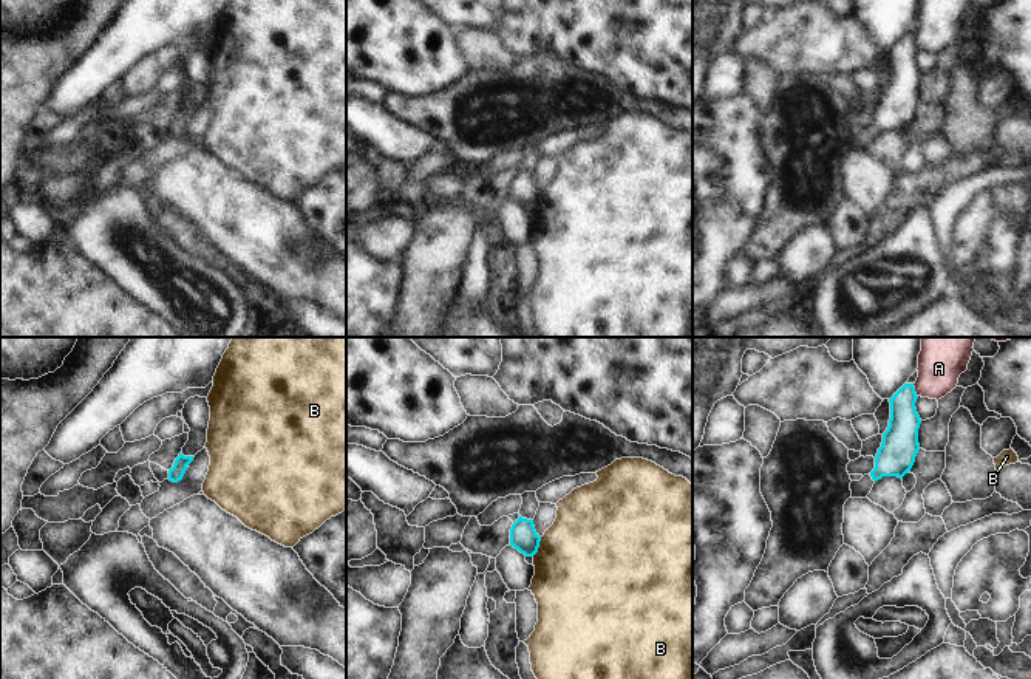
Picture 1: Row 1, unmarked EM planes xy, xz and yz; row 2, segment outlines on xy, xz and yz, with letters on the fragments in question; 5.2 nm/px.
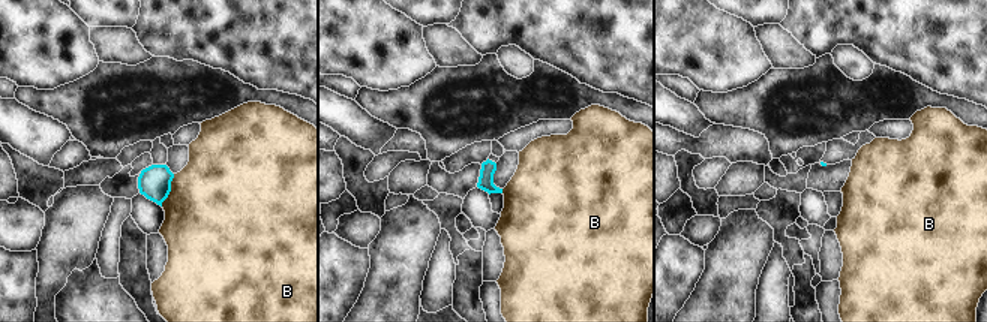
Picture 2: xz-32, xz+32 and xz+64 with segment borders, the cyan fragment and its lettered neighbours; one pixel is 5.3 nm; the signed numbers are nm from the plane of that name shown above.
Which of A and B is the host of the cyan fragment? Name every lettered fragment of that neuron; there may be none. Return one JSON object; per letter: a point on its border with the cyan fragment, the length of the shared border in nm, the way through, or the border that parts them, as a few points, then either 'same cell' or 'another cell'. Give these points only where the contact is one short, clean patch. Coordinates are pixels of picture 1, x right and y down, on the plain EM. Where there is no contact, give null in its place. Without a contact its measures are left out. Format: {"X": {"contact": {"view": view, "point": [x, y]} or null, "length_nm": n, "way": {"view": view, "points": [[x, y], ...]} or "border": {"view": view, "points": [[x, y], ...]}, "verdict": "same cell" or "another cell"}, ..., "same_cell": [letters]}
{"A": {"contact": {"view": "yz", "point": [914, 44]}, "length_nm": 80, "border": {"view": "yz", "points": [[912, 37], [917, 50]]}, "verdict": "another cell"}, "B": {"contact": {"view": "xz", "point": [538, 200]}, "length_nm": 120, "border": {"view": "xz", "points": [[541, 191], [540, 200], [532, 209]]}, "verdict": "another cell"}, "same_cell": []}

